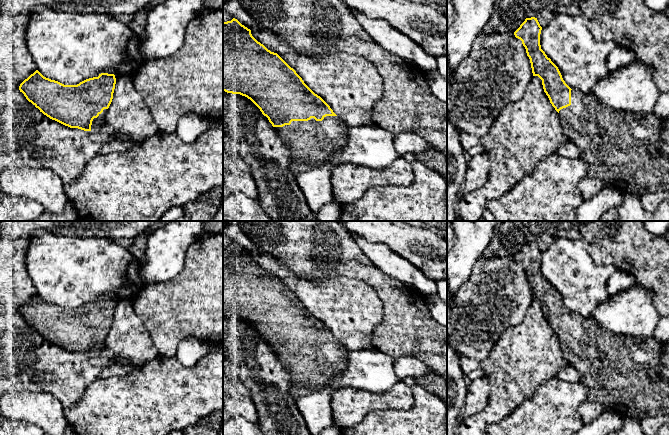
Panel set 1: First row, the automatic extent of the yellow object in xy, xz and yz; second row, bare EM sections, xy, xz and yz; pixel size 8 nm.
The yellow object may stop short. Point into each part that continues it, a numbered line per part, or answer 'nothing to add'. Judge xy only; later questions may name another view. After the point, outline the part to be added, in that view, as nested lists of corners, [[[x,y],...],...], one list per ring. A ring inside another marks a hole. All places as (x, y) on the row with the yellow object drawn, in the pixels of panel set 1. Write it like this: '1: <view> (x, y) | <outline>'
1: xy (97, 122) | [[[104,109],[103,112],[101,114],[99,114],[99,116],[97,118],[93,119],[92,125],[91,125],[92,132],[97,131],[102,126],[102,124],[105,121],[105,116],[106,116],[107,110],[108,109]]]

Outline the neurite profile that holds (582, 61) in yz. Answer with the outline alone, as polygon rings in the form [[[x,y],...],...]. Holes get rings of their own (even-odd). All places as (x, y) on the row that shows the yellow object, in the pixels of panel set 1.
[[[555,14],[554,18],[542,27],[540,45],[547,57],[558,67],[563,80],[571,89],[590,94],[595,83],[610,72],[607,58],[617,44],[613,41],[597,42],[582,17]]]

